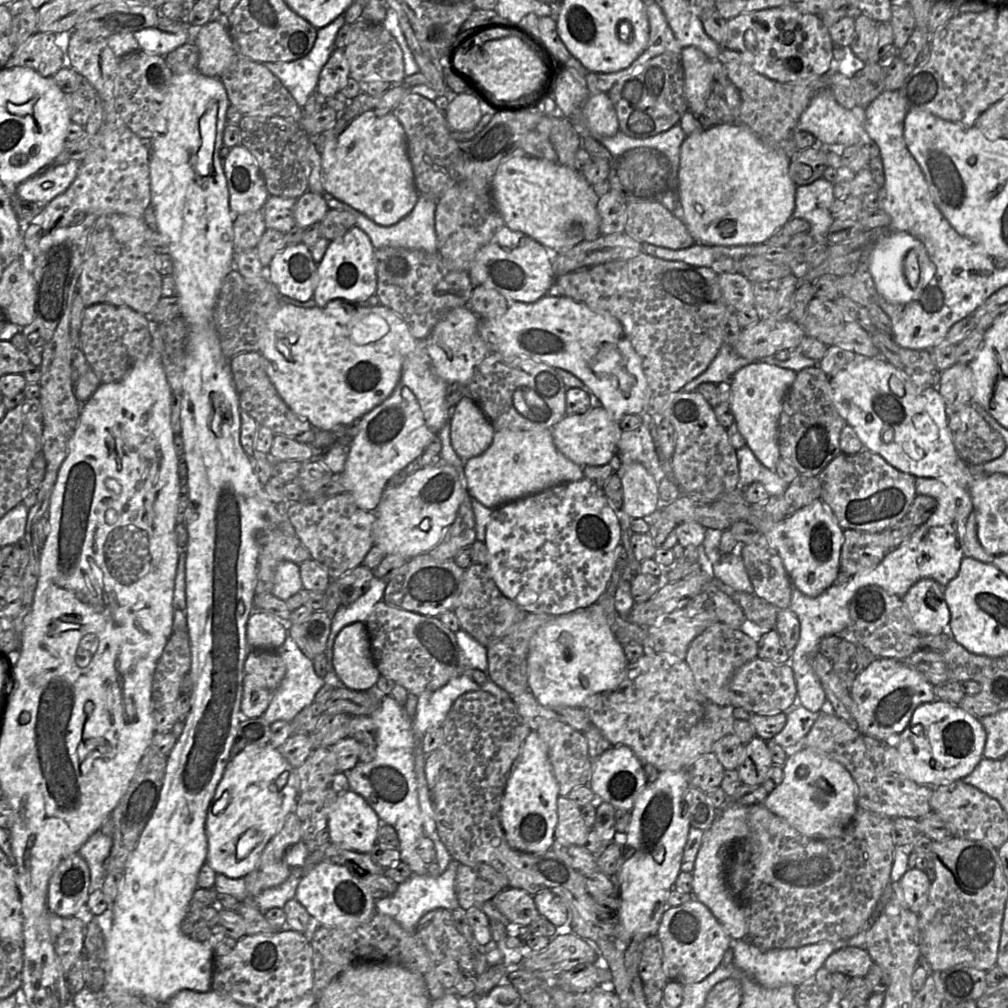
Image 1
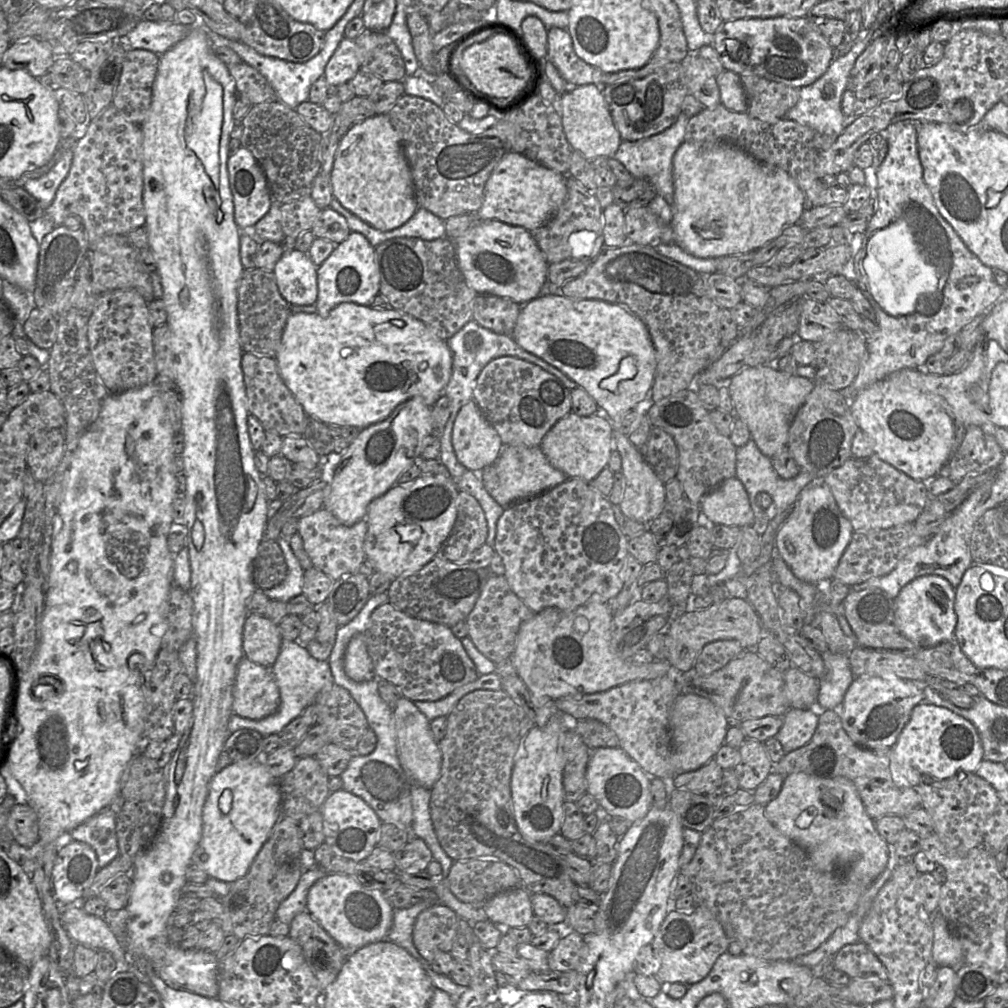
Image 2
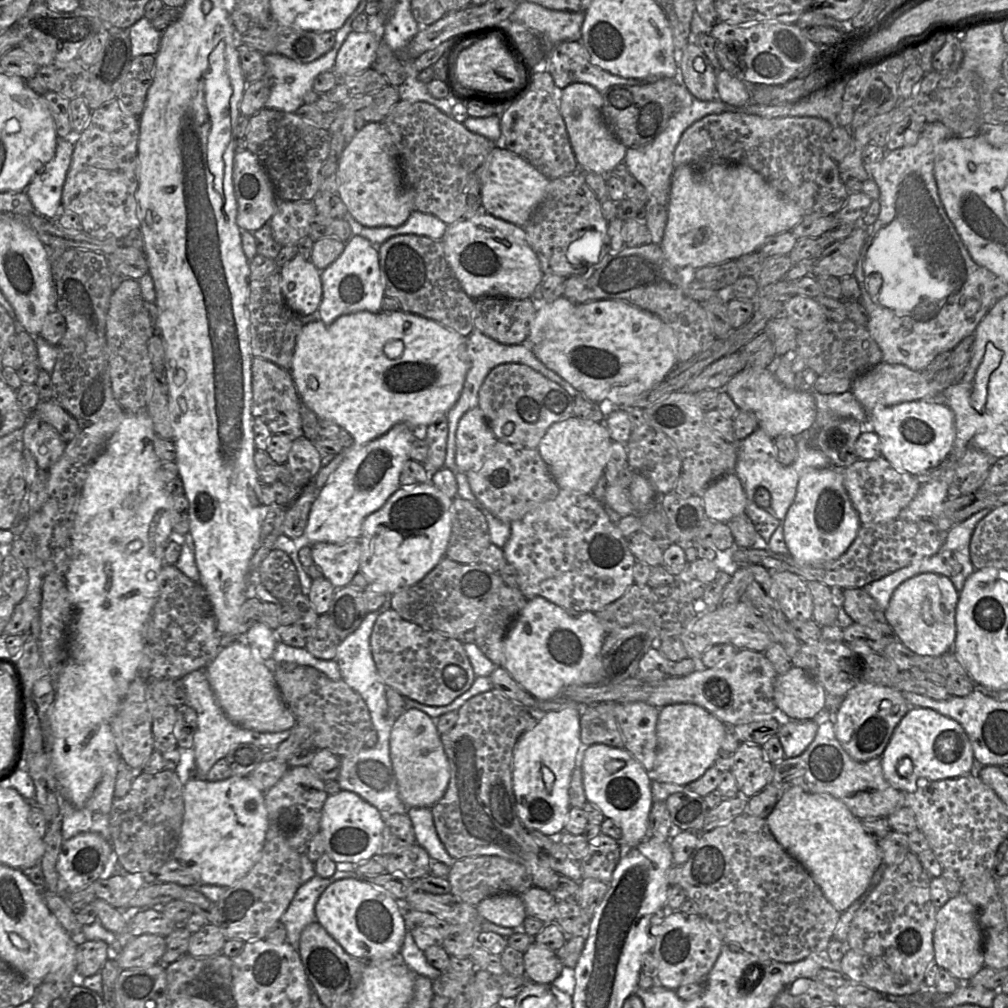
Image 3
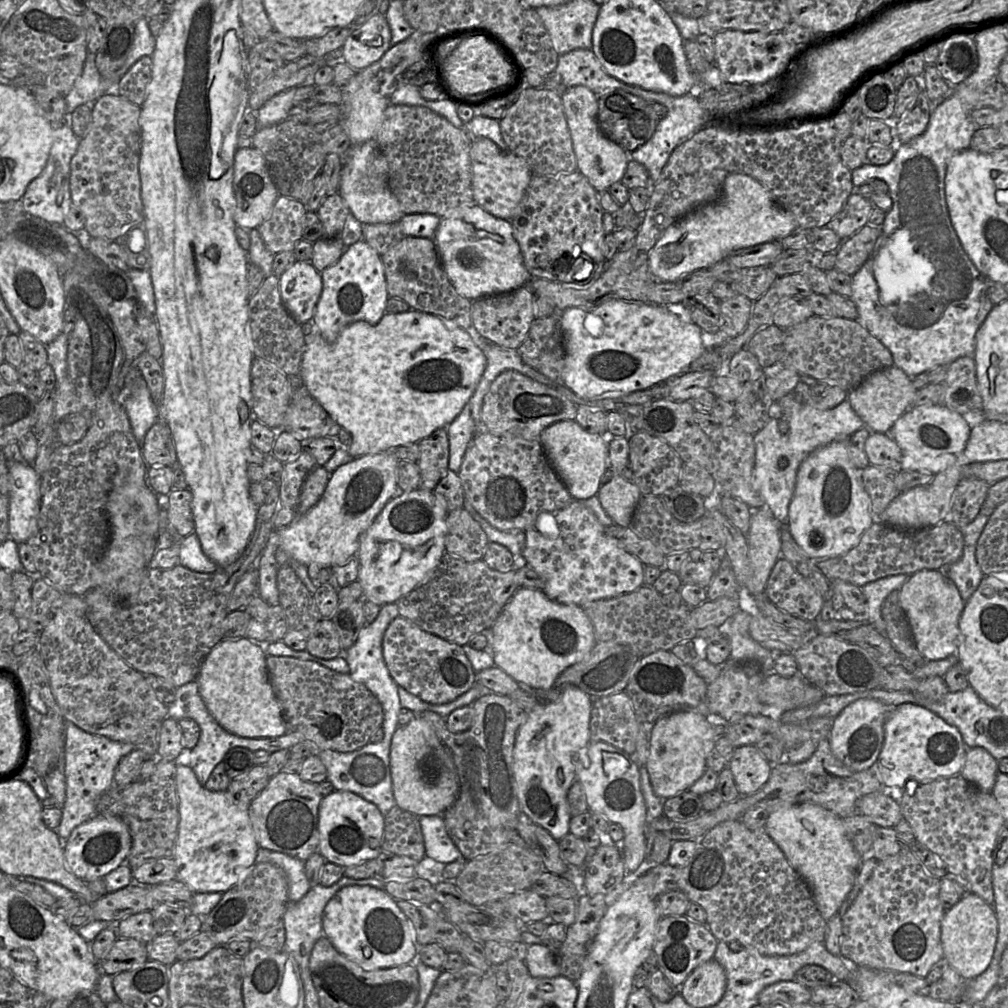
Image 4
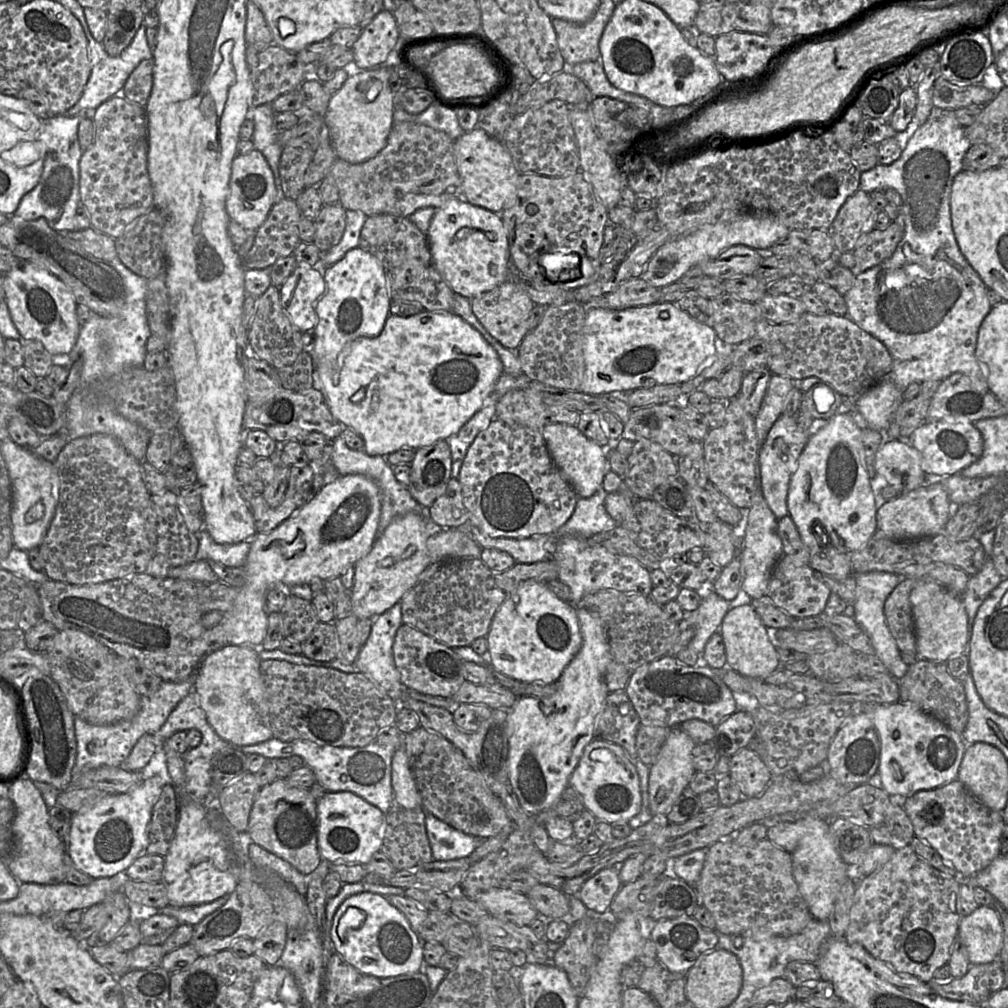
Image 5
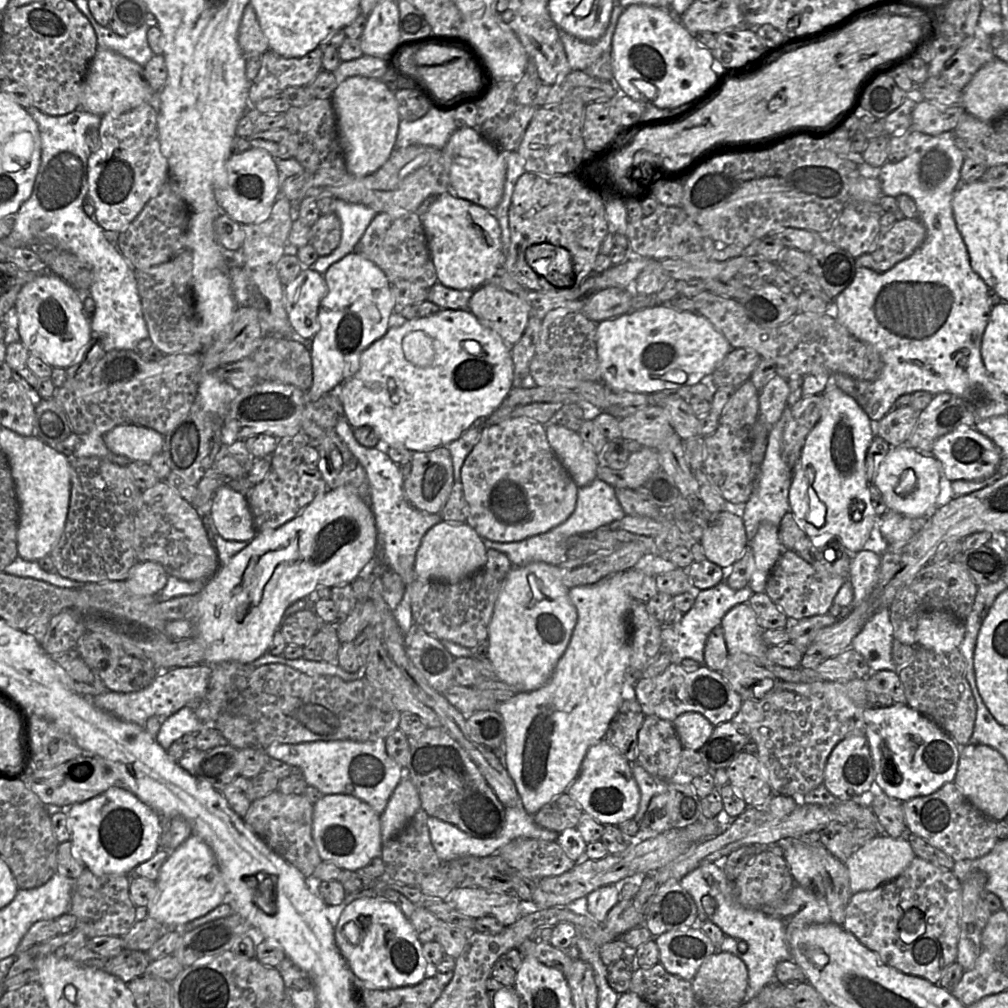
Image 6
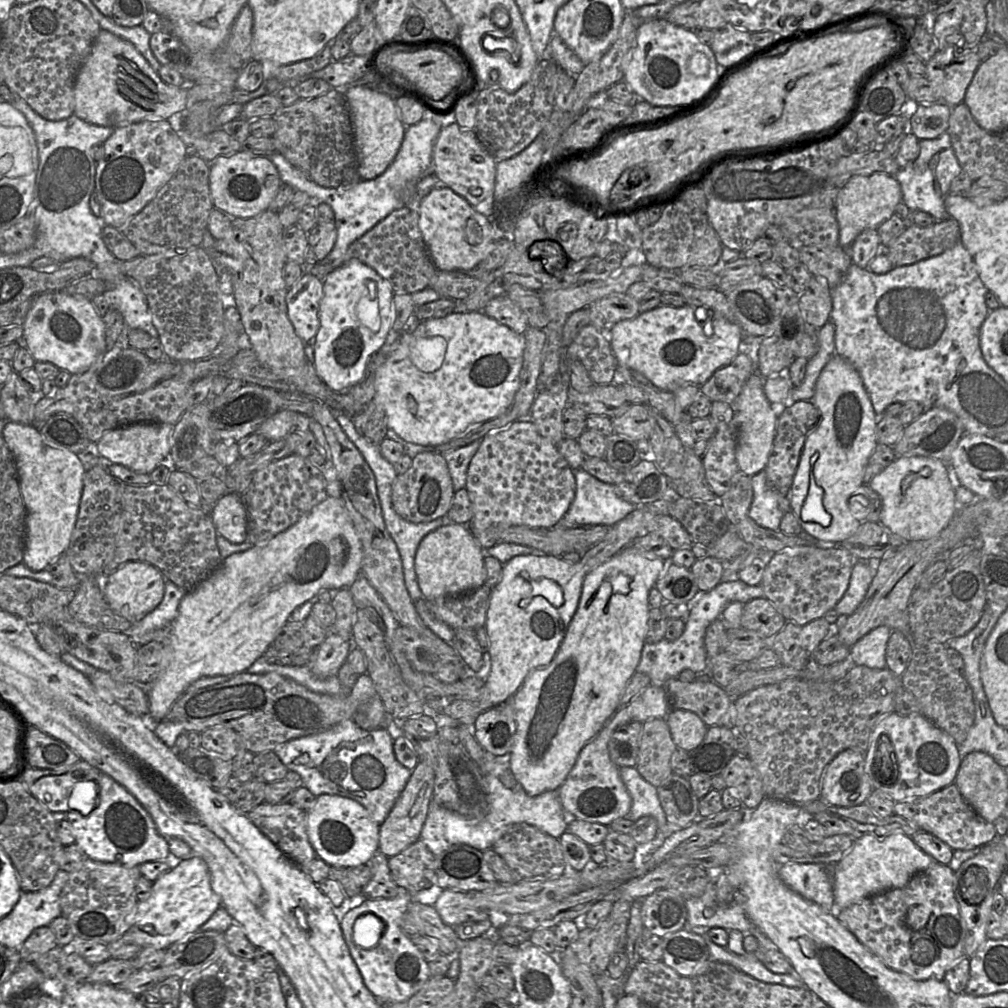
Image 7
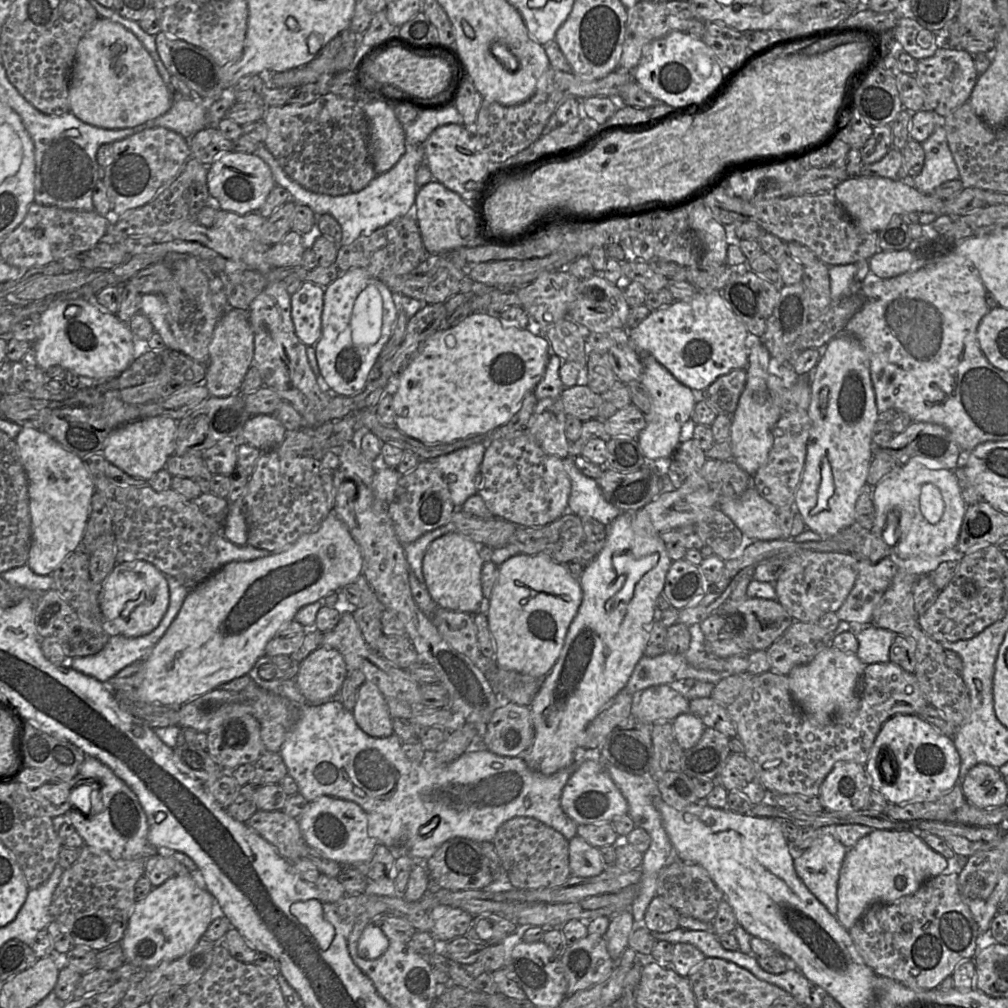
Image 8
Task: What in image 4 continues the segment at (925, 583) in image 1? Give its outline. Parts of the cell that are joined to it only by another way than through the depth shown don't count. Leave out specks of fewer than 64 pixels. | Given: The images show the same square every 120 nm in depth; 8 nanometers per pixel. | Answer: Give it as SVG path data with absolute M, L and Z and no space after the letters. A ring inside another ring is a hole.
M922 570L910 575L899 590L903 609L917 650L927 661L943 660L956 653L961 643L959 620L965 601L957 587L942 571Z

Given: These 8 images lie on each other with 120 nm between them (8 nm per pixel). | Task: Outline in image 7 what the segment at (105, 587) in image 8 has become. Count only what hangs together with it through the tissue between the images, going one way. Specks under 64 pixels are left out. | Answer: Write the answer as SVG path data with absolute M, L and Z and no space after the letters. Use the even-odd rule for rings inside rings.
M128 561L102 580L102 592L110 608L130 622L153 611L164 595L165 577L158 568L145 561Z

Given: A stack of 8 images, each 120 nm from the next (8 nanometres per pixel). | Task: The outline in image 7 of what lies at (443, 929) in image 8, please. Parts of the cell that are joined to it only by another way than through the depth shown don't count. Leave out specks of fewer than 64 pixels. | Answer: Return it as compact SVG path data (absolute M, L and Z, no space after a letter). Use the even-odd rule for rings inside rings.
M444 890L433 907L450 927L489 918L489 912L475 906L471 893L467 892Z

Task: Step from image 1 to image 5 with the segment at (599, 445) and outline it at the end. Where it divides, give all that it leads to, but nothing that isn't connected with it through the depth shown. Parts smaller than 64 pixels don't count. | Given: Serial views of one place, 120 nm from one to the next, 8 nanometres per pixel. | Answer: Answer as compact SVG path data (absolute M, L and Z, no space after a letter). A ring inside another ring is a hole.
M551 423L543 427L541 435L551 458L563 476L570 483L578 497L591 497L601 486L609 469L605 458L605 447L588 439L576 425Z

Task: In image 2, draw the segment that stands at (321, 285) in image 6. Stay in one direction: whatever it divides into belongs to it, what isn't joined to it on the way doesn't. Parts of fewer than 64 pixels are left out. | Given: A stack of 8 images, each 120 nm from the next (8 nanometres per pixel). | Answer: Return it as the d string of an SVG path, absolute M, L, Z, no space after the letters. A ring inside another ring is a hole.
M297 249L285 253L273 270L282 297L291 305L316 304L318 275L308 253Z

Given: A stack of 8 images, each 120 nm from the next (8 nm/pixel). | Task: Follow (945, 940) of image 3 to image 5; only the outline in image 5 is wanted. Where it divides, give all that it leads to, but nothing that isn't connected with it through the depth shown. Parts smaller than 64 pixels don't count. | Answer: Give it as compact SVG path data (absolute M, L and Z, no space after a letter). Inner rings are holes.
M979 905L971 914L960 919L958 938L965 946L971 965L986 964L999 958L1003 942L1003 928L992 906Z

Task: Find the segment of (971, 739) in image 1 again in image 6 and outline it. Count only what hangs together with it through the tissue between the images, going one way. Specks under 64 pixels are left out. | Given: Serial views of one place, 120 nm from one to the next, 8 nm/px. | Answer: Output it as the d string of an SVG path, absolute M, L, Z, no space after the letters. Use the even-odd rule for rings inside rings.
M906 704L874 705L864 711L863 718L874 782L885 795L905 802L930 795L946 783L954 783L960 746L930 718Z

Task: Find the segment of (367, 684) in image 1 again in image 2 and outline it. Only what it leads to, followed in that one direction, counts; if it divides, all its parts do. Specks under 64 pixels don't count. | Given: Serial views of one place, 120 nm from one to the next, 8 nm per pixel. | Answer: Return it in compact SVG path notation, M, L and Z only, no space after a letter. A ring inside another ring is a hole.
M355 634L349 641L344 655L344 672L355 682L369 681L375 677L365 634Z

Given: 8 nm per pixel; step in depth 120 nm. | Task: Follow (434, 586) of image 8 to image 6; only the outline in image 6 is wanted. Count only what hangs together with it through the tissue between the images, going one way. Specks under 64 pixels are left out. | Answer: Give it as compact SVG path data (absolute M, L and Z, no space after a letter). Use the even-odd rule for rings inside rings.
M441 521L423 536L415 558L415 575L420 580L457 583L485 567L486 547L477 532L465 522Z

